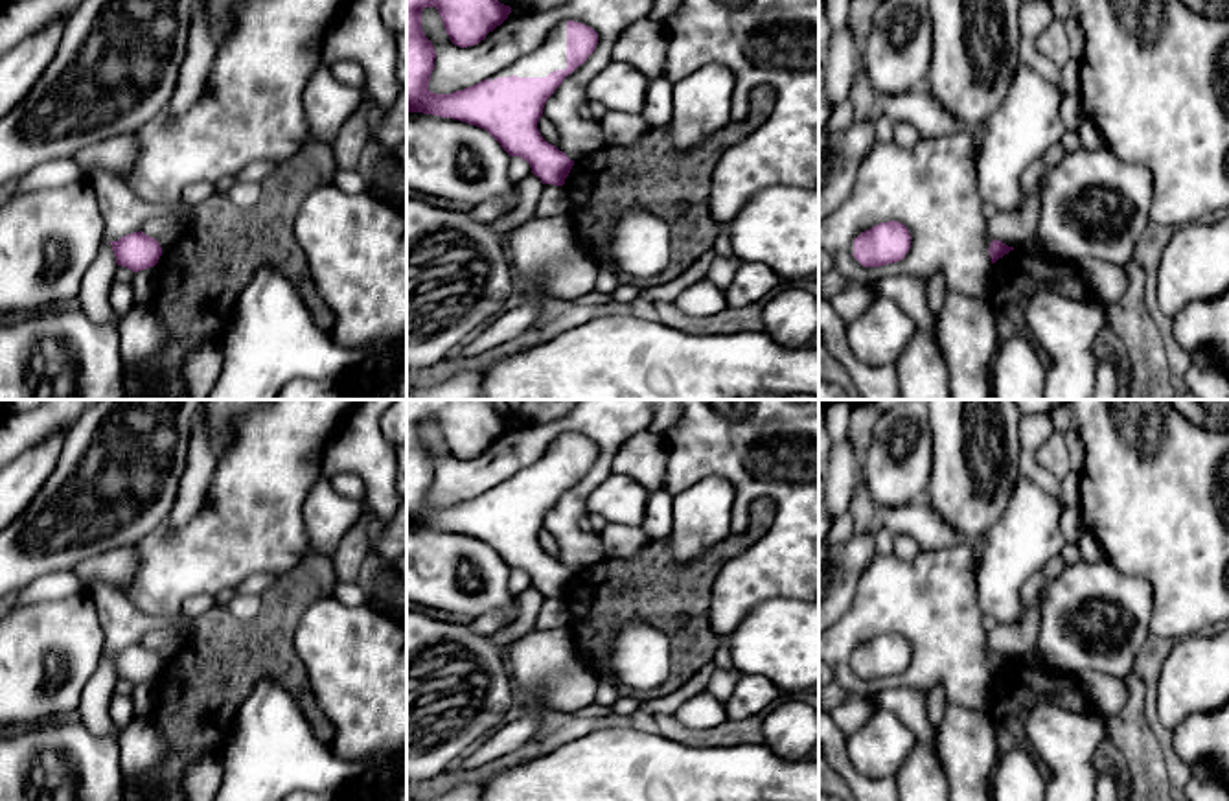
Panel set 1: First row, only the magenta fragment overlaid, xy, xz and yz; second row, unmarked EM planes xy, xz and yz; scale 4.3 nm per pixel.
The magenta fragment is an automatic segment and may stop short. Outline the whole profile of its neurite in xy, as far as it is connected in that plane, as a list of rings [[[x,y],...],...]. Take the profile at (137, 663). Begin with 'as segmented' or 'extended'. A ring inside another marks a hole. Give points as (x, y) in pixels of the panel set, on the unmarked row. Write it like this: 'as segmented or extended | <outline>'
as segmented | [[[132,644],[118,654],[110,654],[116,676],[131,681],[132,685],[155,679],[162,668],[162,659],[147,646]]]

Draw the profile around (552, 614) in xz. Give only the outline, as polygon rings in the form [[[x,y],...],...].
[[[545,597],[535,626],[541,630],[570,626],[567,602],[563,598]]]

